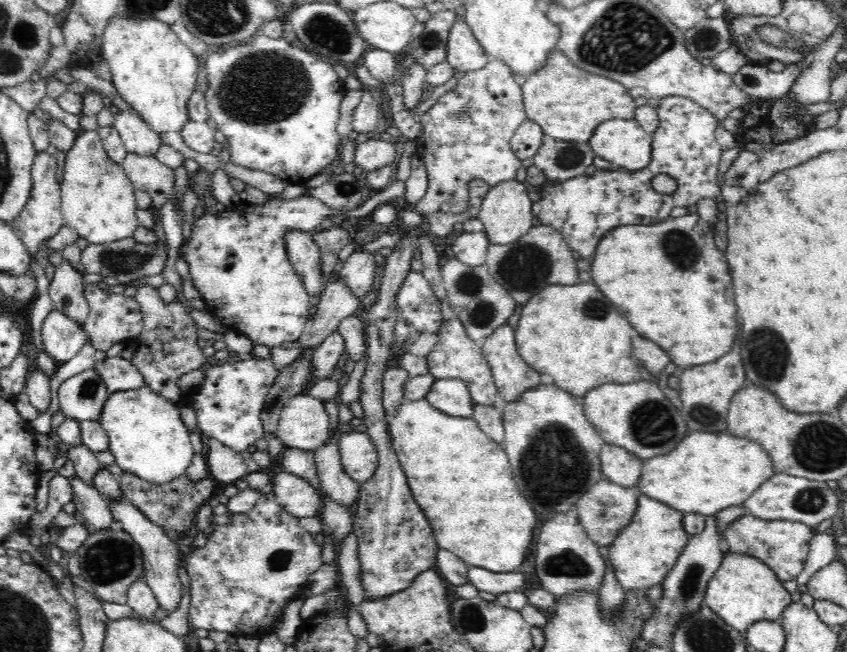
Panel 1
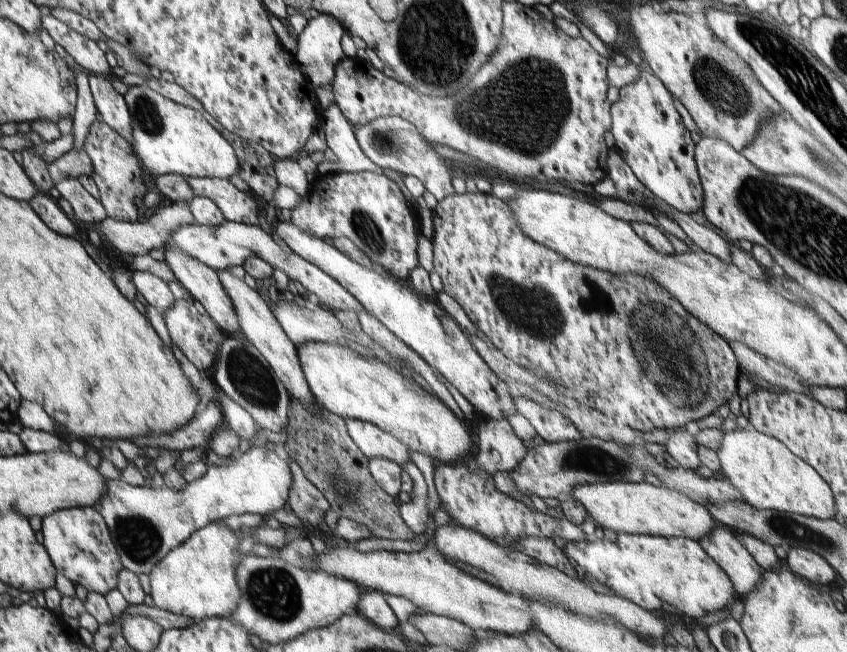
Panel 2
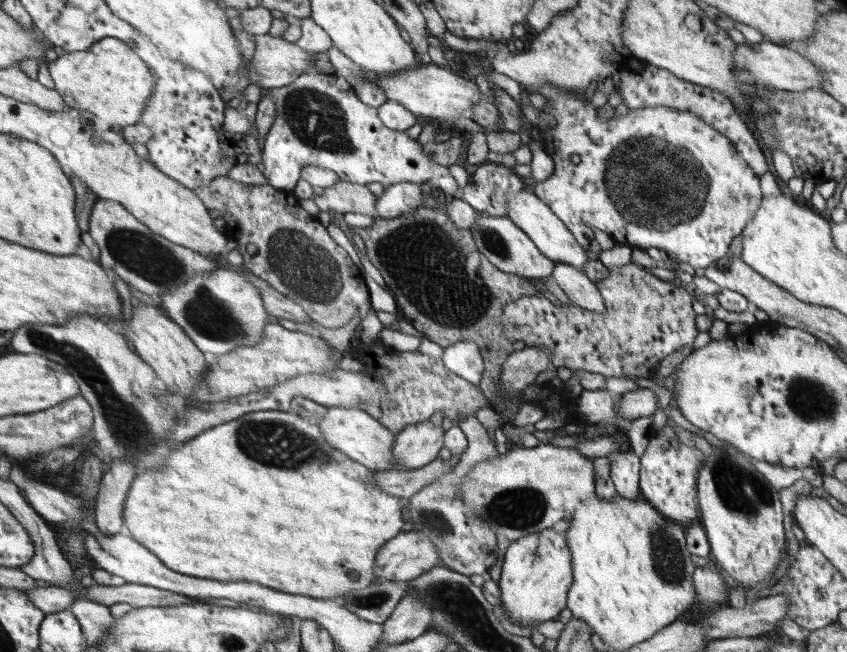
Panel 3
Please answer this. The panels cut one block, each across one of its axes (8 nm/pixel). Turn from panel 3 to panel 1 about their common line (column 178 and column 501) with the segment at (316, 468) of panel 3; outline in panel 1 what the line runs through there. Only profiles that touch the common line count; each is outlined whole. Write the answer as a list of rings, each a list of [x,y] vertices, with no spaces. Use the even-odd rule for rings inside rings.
[[[426,398],[418,402],[404,400],[388,424],[392,446],[402,472],[408,476],[414,500],[424,510],[440,550],[444,548],[454,552],[474,568],[486,568],[492,572],[516,572],[524,562],[524,554],[528,554],[528,548],[534,542],[534,530],[538,526],[534,510],[512,480],[512,468],[500,444],[488,438],[478,428],[474,418],[448,416],[446,412],[432,408]]]

